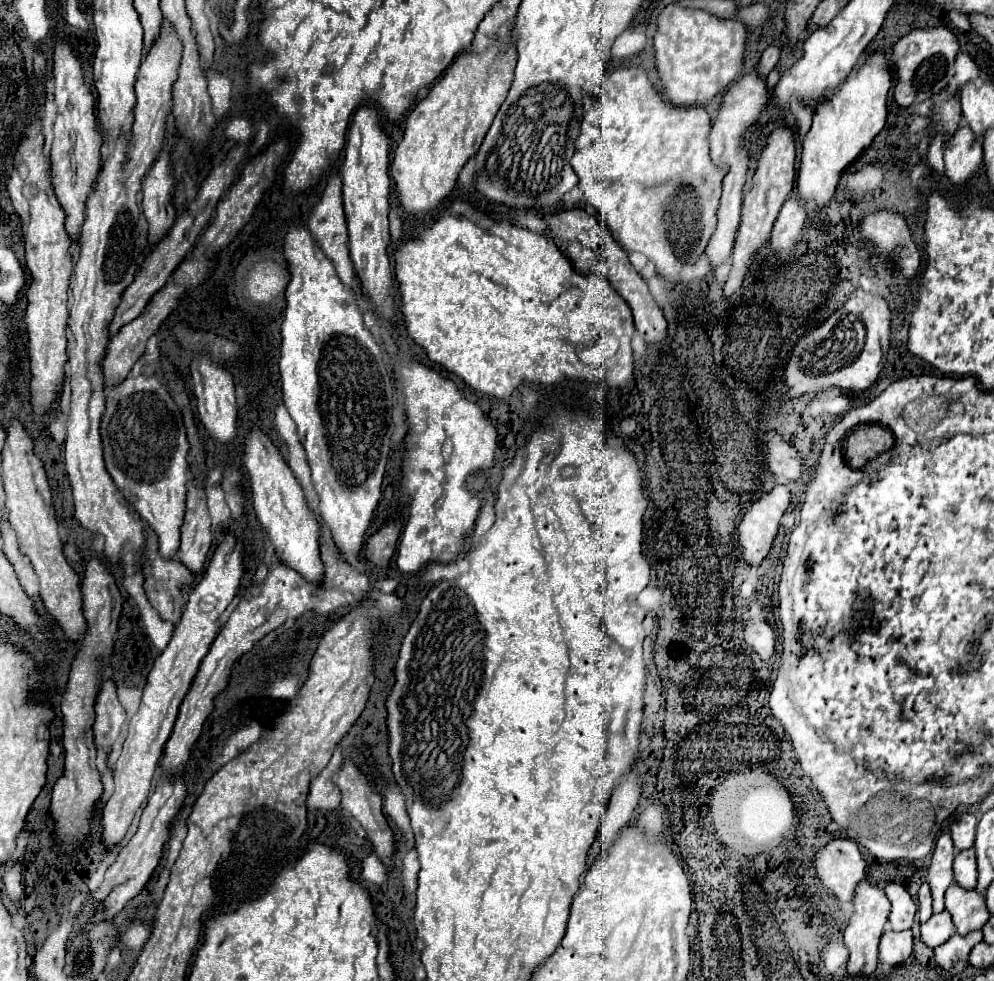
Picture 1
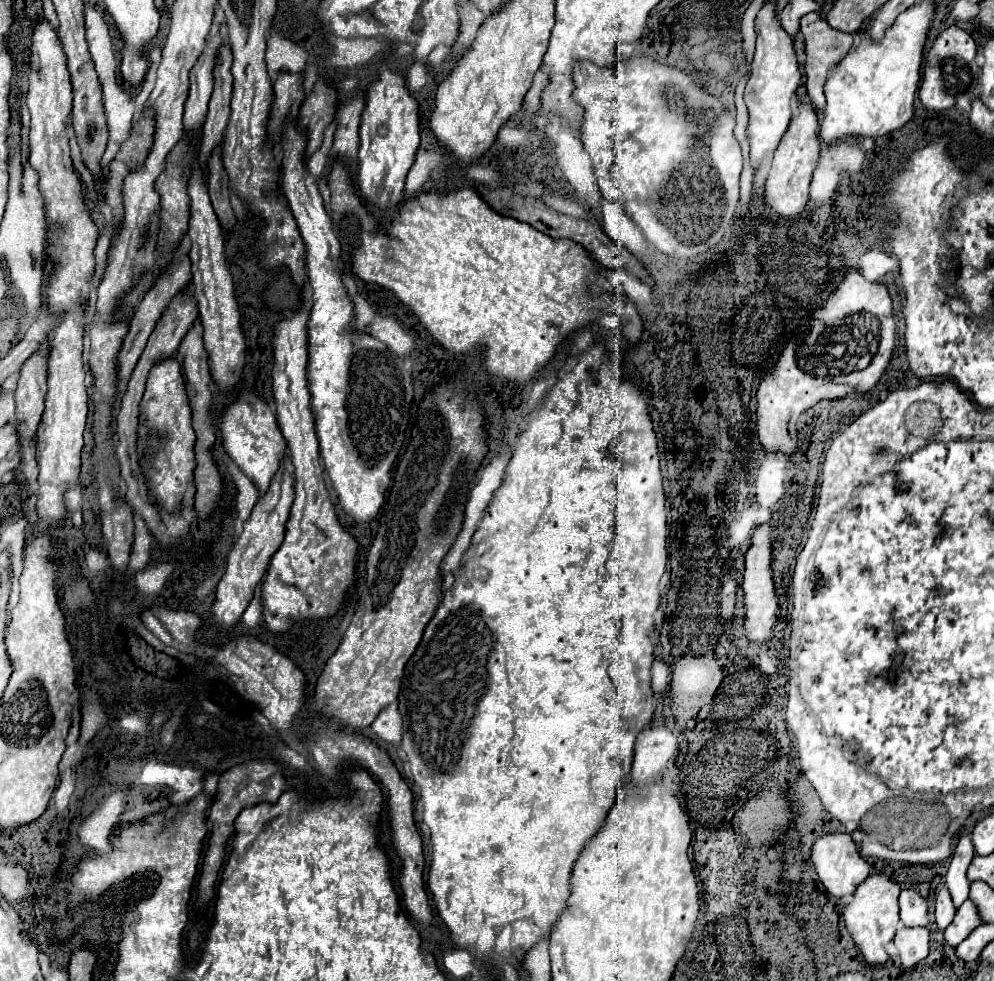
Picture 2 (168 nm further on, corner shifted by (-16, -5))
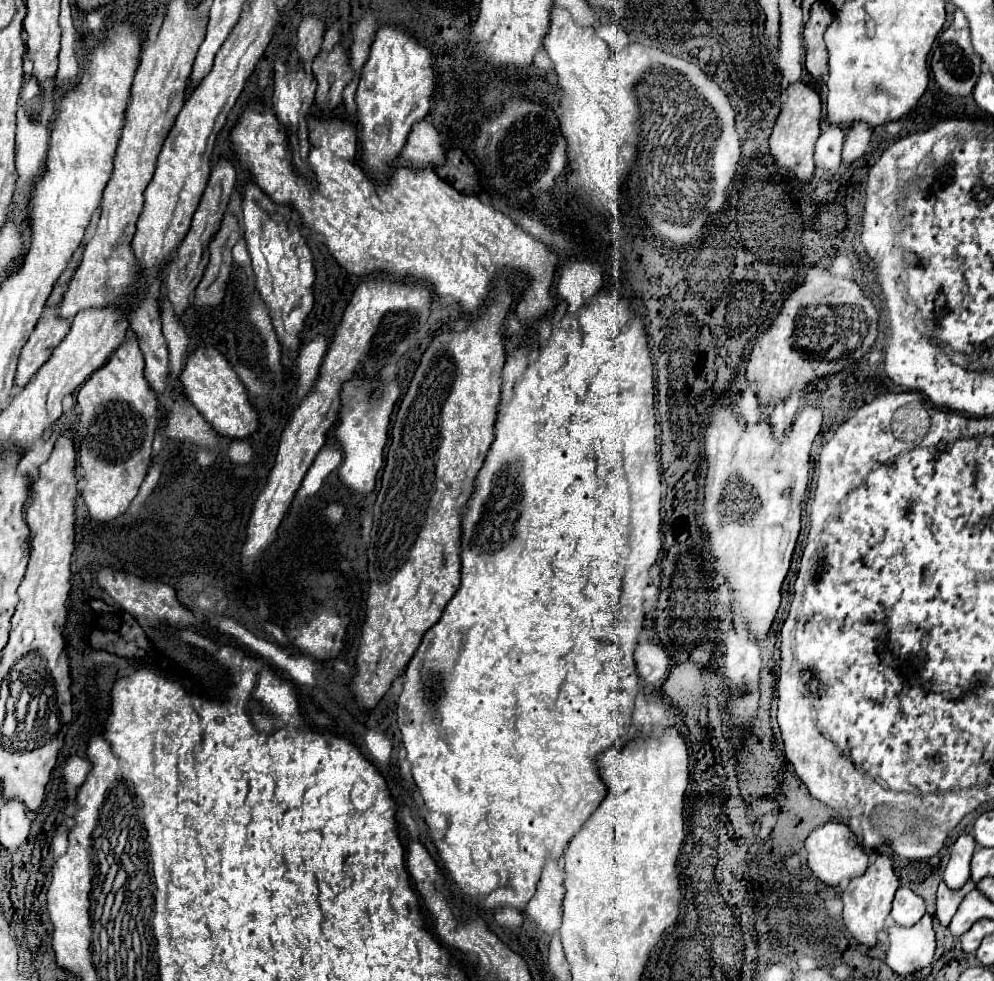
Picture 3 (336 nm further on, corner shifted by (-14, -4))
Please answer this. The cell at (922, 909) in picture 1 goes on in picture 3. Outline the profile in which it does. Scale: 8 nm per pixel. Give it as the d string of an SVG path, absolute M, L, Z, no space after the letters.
M968 880L968 884L966 884L962 890L958 890L958 892L948 890L948 886L946 886L944 882L938 886L936 918L938 918L938 922L940 922L942 926L948 926L948 924L950 924L950 920L954 918L954 914L956 914L960 902L962 902L964 896L966 896L970 890L974 890L974 888L976 888L976 884L974 884L972 880Z

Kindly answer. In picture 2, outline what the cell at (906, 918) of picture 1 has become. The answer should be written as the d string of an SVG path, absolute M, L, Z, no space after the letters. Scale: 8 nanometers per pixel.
M904 889L900 893L900 921L906 927L922 927L922 925L928 925L928 905L912 889Z

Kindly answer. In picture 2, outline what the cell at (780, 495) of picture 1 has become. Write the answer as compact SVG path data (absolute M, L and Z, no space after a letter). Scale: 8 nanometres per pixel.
M764 523L756 529L752 537L752 547L746 553L746 571L744 571L744 607L746 607L746 637L756 643L766 643L774 633L776 623L776 611L778 611L778 597L774 595L774 583L772 583L772 537L776 529L772 523Z

